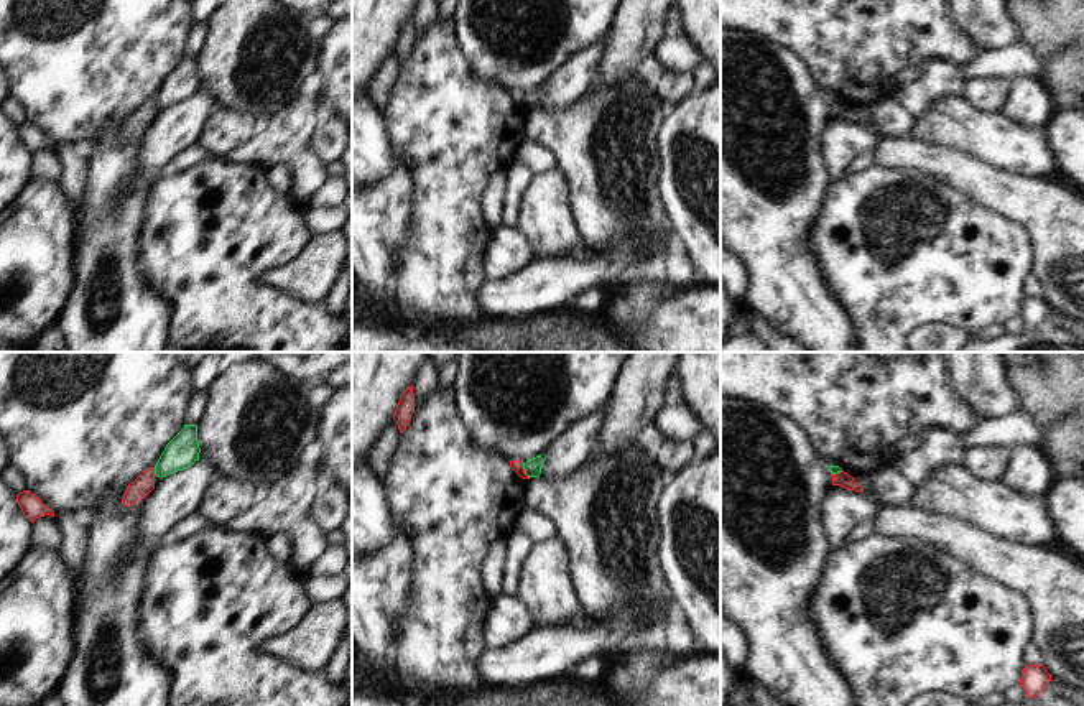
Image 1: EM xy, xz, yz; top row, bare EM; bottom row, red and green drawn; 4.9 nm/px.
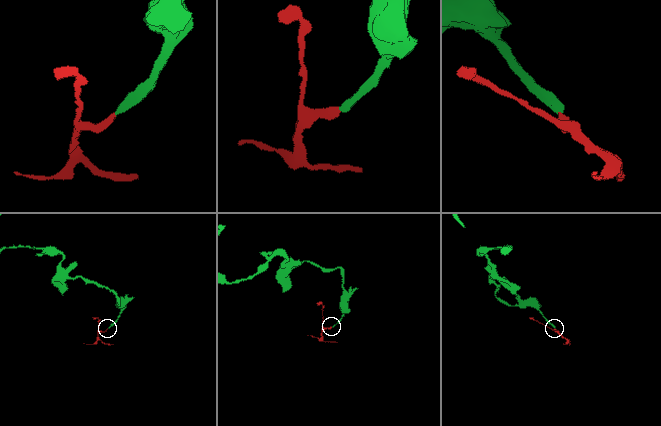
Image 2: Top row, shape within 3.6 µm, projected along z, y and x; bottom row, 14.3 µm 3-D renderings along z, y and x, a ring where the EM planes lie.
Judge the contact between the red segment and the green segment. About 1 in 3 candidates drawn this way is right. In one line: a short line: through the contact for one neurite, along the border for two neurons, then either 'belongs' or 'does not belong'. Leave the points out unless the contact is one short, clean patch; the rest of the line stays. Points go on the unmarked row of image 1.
line xz (522, 94), (523, 104), (528, 109); does not belong

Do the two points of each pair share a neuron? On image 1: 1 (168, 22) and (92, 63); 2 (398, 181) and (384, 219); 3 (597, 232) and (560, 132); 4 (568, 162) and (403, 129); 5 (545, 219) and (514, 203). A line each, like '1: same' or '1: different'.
1: same
2: same
3: same
4: different
5: different

